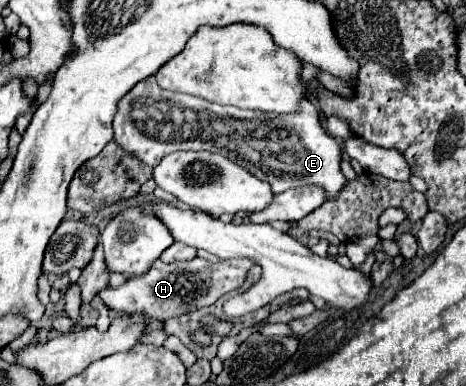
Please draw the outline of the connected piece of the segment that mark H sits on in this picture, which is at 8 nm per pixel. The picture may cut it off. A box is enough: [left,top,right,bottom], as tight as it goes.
[100,258,254,322]

